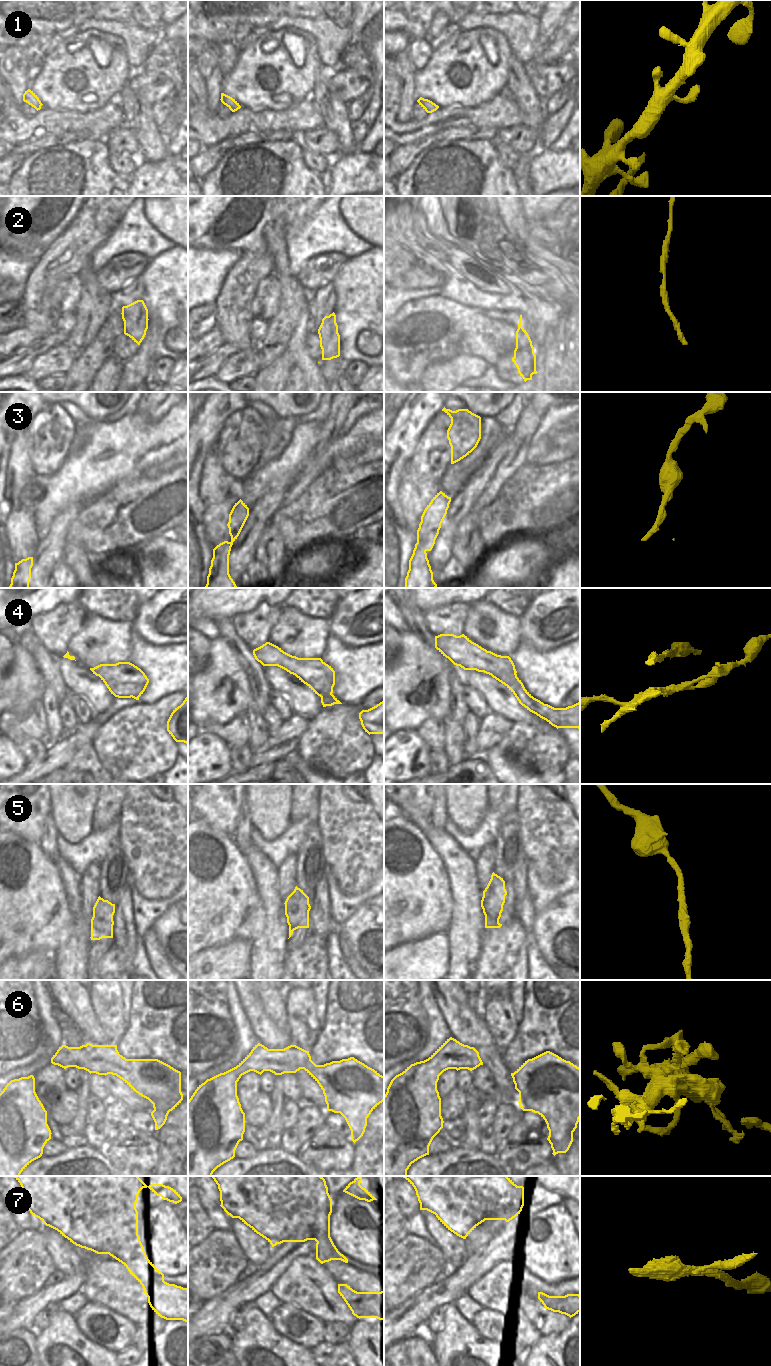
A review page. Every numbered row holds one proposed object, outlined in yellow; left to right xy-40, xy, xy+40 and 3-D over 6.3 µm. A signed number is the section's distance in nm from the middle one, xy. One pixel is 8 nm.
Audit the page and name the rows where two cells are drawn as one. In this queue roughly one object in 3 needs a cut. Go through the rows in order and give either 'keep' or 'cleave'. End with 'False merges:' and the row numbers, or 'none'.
1: keep
2: keep
3: keep
4: cleave
5: keep
6: keep
7: cleave
False merges: 4, 7

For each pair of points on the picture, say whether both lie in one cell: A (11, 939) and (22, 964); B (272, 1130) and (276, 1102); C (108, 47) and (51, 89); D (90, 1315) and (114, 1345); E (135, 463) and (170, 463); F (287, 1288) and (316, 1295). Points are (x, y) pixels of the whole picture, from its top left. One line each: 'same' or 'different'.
A: different
B: same
C: same
D: same
E: different
F: same

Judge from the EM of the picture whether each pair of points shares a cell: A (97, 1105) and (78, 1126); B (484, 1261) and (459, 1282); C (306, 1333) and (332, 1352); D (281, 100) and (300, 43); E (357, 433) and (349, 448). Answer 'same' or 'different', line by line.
A: different
B: same
C: different
D: same
E: same

